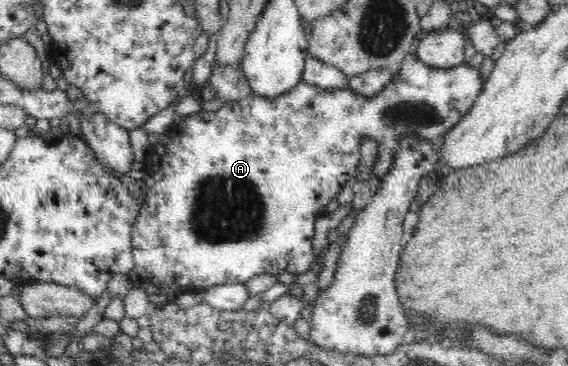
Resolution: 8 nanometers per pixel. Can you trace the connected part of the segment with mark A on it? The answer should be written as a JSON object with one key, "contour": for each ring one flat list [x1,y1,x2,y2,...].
{"contour":[[415,52,408,55,395,71,398,74,394,76,391,84,375,98,362,97,348,87,334,90,322,89,301,81,292,90,288,90,286,94,280,94,278,98,264,98,253,94,247,98,224,104,216,111,200,110,197,113,192,113,184,117,184,120,178,124,171,124,165,133,160,134,159,141,147,151,144,168,148,177,139,181,144,188,144,200,139,203,139,213,135,218,131,234,131,248,133,248,131,254,133,254,135,268,129,275,134,284,146,292,150,303,162,306,172,301,179,292,193,288,205,290,221,284,245,284,250,278,258,276,258,274,277,275,278,273,292,272,292,274,299,275,311,270,310,265,314,260,314,253,312,253,314,222,327,212,326,205,340,194,342,184,348,178,353,177,356,180,357,166,362,161,362,154,360,153,362,137,372,137,378,146,380,144,394,146,394,142,406,135,416,135,420,139,435,142,442,138,443,134,450,130,450,127,453,127,466,114,467,110,470,110,483,90,484,83,478,67,463,64,448,69,434,68,418,61]]}

